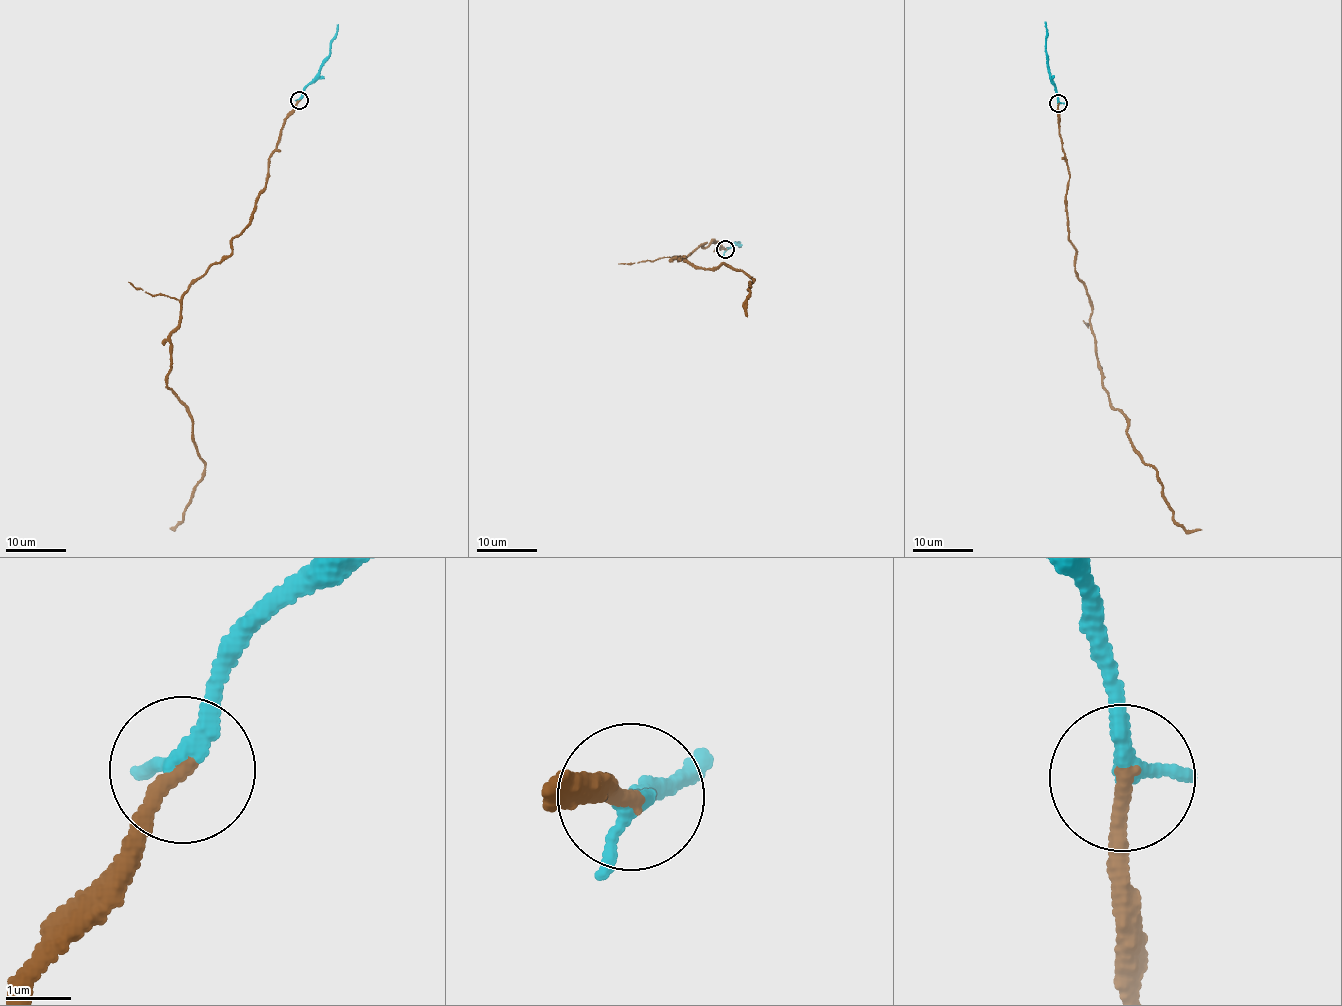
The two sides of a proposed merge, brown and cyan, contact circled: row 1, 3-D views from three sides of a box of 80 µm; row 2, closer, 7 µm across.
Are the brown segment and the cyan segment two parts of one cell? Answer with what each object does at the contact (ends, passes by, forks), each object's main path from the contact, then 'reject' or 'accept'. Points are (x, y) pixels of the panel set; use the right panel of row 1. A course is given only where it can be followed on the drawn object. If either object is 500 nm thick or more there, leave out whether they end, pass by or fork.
brown ends there; cyan passes by; brown runs (1058, 104), (1069, 236), (1092, 307), (1102, 389), (1125, 417), (1133, 451), (1154, 468), (1176, 522), (1201, 529); cyan runs (1058, 104), (1048, 73), (1045, 21); accept

